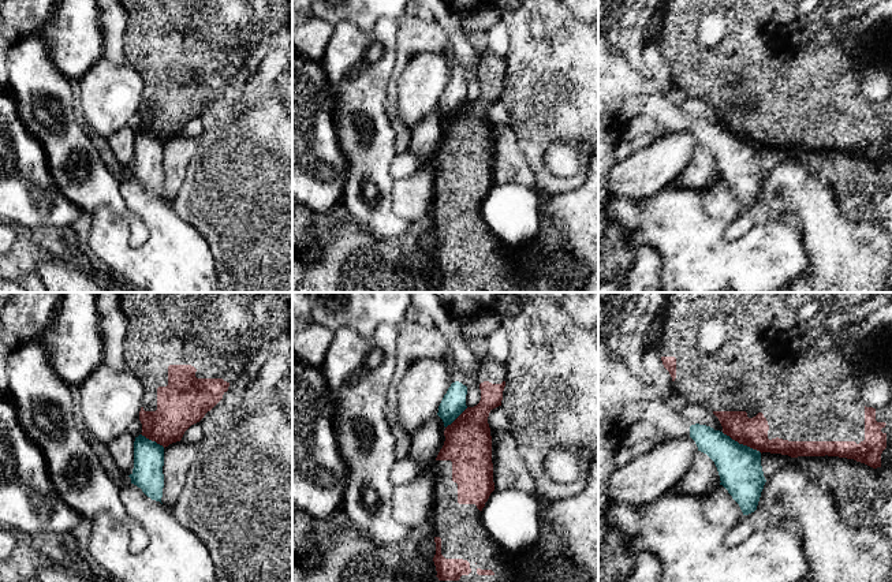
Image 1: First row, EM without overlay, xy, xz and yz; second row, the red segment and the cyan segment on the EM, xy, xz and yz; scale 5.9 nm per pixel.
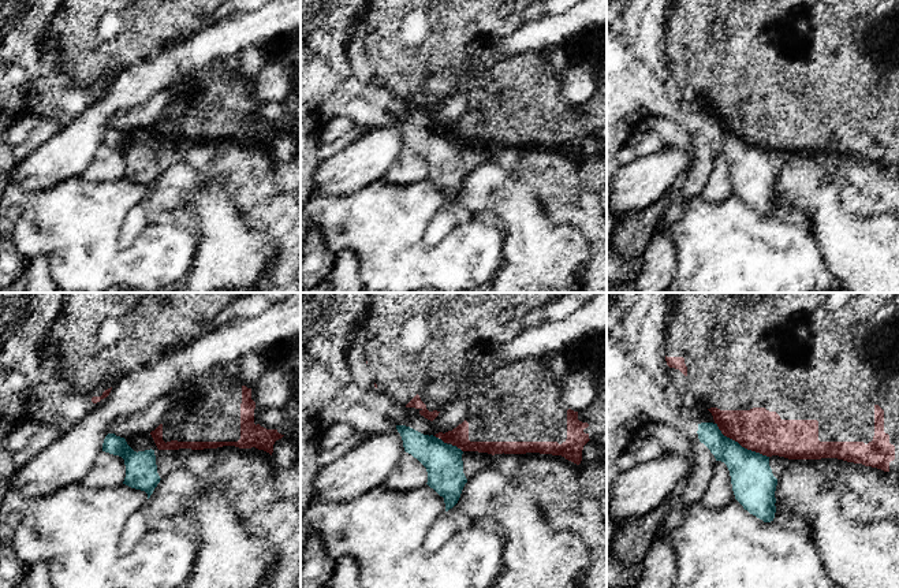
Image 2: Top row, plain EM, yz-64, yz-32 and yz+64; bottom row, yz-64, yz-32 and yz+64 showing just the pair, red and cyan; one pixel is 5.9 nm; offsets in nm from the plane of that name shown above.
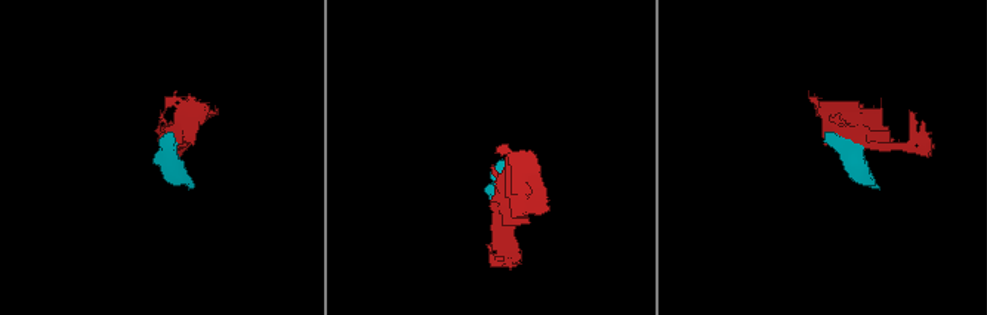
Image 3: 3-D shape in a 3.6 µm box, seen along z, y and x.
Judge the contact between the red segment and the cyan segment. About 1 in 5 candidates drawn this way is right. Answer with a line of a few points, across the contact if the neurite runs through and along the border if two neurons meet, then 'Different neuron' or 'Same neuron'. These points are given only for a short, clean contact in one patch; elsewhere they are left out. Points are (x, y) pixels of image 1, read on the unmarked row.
Line: yz (721, 126), (761, 146). Different neuron

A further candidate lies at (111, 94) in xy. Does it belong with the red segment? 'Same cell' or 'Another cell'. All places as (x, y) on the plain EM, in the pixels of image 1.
Another cell

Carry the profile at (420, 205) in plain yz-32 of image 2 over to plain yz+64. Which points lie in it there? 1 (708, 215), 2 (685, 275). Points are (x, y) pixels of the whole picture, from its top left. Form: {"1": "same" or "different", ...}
{"1": "same", "2": "same"}

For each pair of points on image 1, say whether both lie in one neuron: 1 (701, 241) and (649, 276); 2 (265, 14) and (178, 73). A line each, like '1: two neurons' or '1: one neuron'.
1: two neurons
2: one neuron

